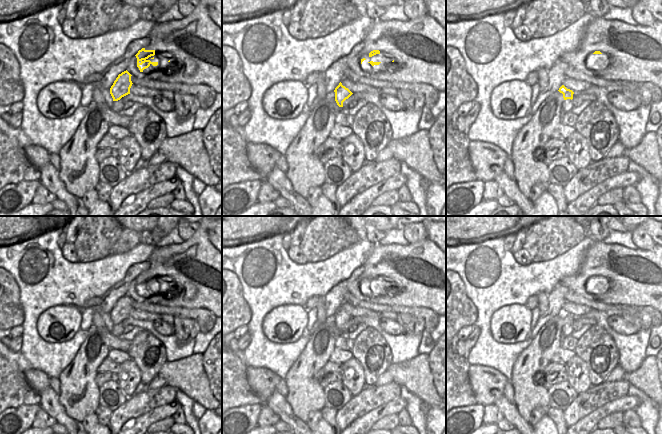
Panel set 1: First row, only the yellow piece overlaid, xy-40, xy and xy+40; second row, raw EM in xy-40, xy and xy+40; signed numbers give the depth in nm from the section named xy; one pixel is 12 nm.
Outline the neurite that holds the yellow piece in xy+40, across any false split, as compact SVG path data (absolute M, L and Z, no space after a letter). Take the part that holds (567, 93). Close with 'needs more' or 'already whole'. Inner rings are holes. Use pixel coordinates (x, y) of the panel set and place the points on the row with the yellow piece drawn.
M562 85L558 91L563 94L563 98L564 98L564 102L562 104L562 110L565 113L570 112L574 107L572 103L574 92L570 89L567 89L564 85Z; needs more

